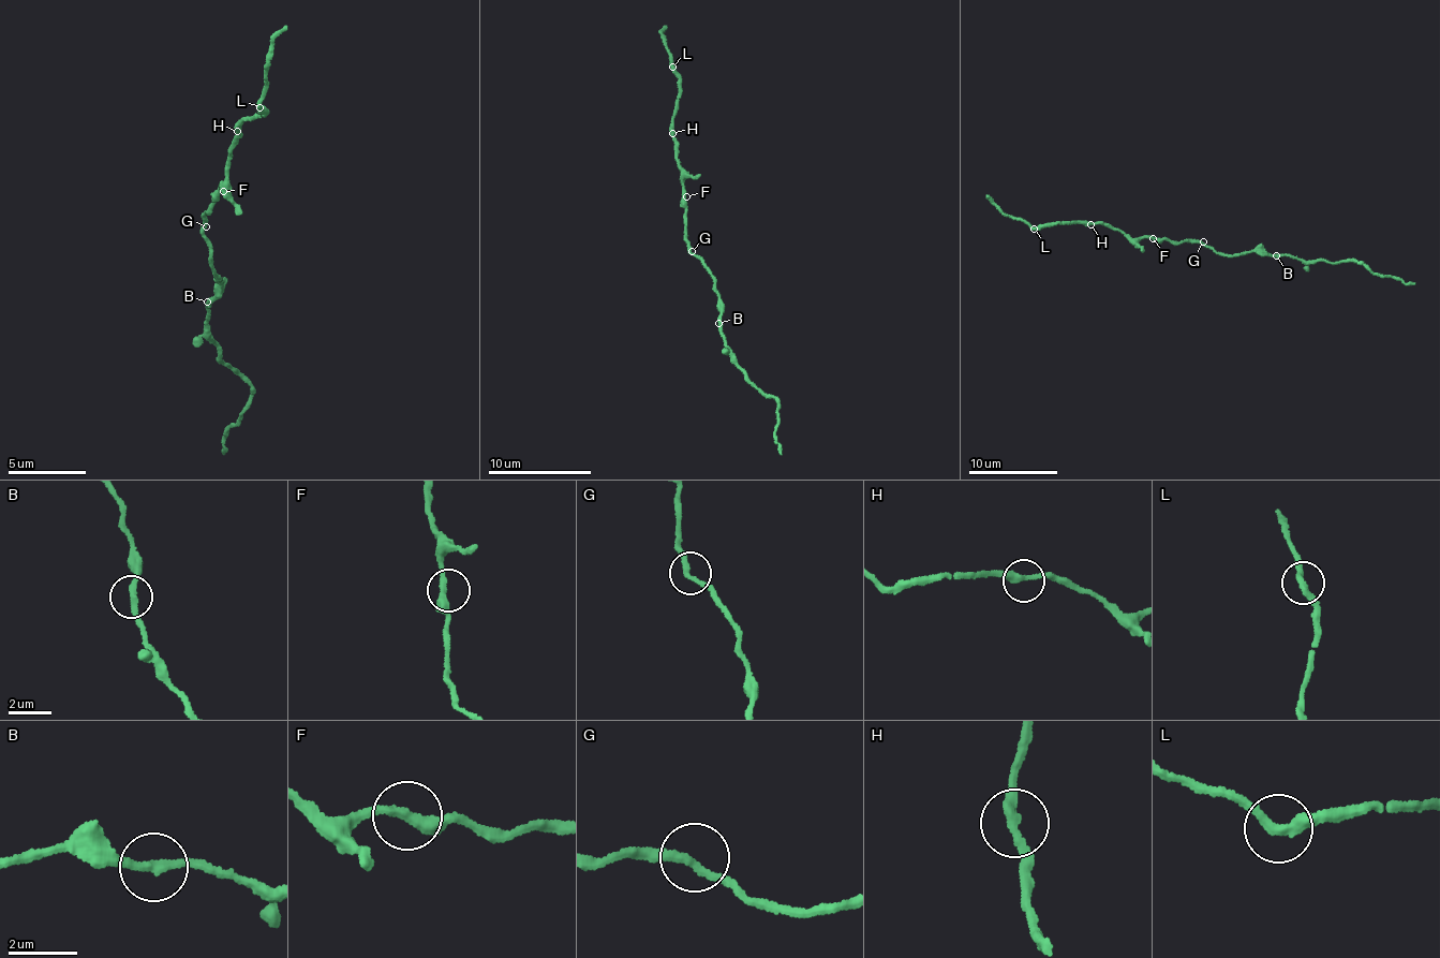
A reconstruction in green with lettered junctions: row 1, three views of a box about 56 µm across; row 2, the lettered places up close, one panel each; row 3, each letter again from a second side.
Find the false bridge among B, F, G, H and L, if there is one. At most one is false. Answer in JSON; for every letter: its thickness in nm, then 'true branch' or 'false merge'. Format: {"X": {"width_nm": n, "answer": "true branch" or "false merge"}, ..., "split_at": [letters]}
{"B": {"width_nm": 280, "answer": "true branch"}, "F": {"width_nm": 320, "answer": "true branch"}, "G": {"width_nm": 240, "answer": "true branch"}, "H": {"width_nm": 280, "answer": "true branch"}, "L": {"width_nm": 320, "answer": "true branch"}, "split_at": []}

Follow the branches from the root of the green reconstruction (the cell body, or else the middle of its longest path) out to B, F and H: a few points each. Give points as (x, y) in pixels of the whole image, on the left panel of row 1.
B: (204, 227), (208, 262), (218, 275), (214, 281), (220, 281), (207, 301)
F: (204, 227), (207, 220), (204, 218), (209, 210), (207, 208), (219, 197), (218, 192), (223, 191)
H: (204, 227), (207, 208), (226, 180), (227, 158), (237, 131)

